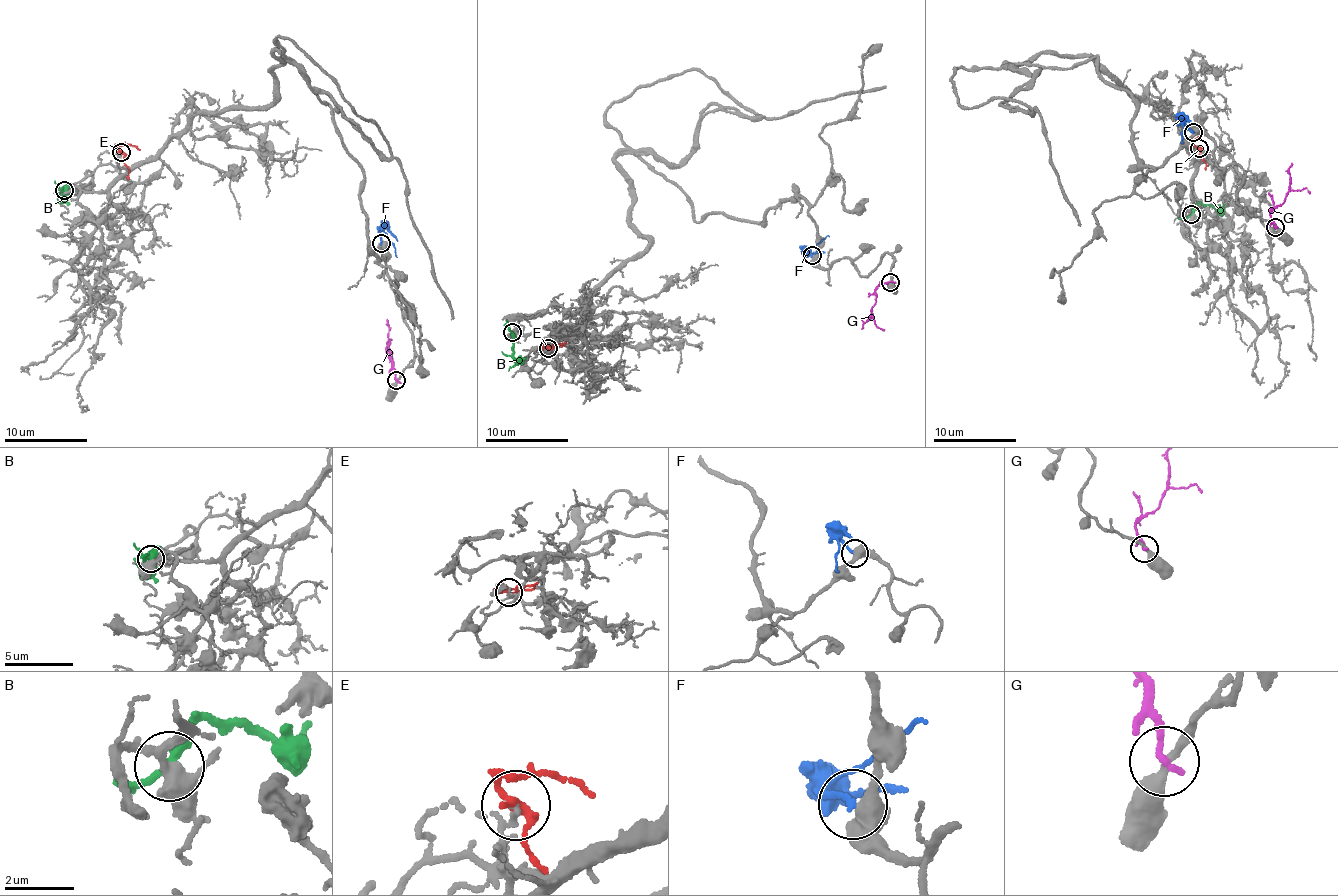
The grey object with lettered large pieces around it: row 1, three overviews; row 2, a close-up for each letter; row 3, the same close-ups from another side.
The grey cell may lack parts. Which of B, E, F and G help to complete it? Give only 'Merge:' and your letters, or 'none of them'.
Merge: none of them

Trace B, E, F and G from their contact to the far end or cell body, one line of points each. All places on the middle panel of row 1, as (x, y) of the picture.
B: (512, 331), (515, 362), (508, 370)
E: (548, 347), (553, 343), (565, 344), (565, 341)
F: (812, 255), (807, 251), (828, 236)
G: (889, 282), (876, 289), (873, 309), (862, 330)

